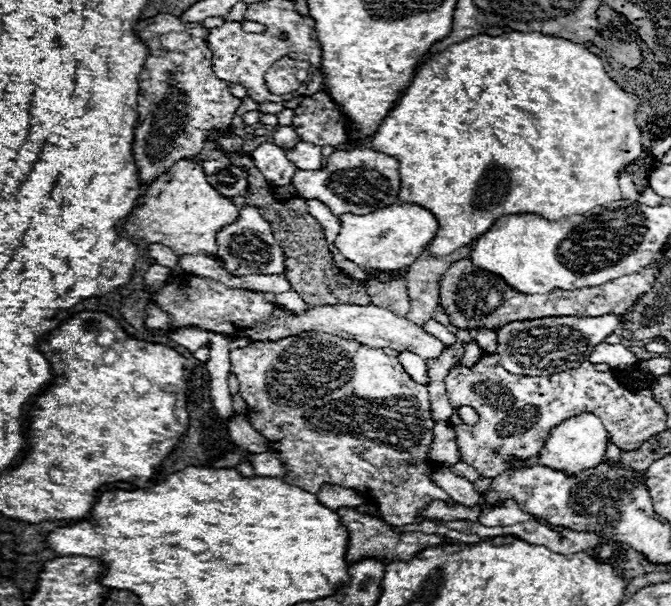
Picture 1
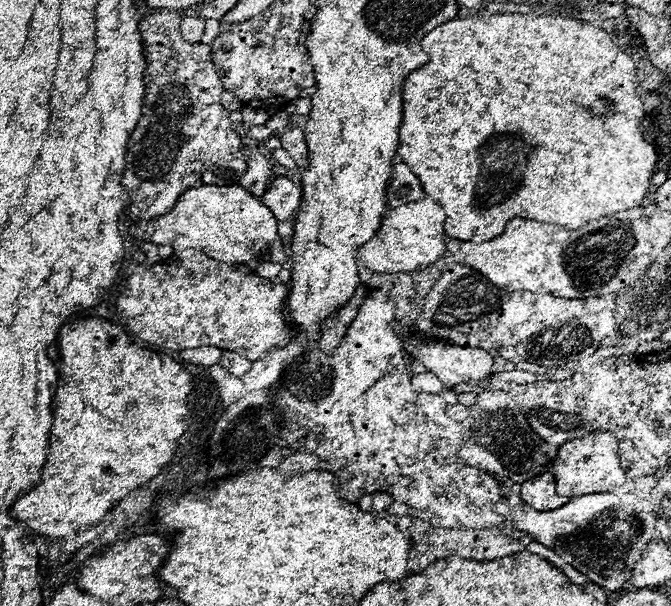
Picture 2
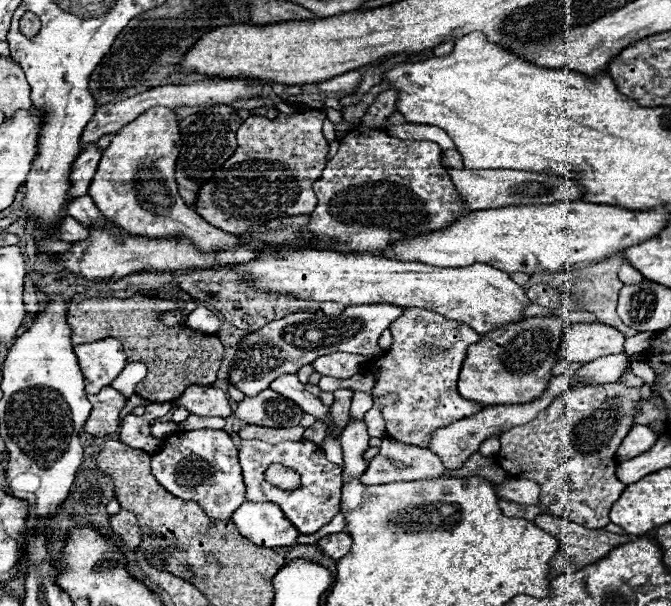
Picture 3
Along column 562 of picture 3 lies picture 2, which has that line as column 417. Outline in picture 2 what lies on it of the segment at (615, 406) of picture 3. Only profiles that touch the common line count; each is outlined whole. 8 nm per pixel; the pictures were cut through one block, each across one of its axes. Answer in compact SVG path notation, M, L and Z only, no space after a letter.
M368 298L362 302L340 348L330 358L324 354L322 358L314 358L314 346L288 344L284 348L272 348L264 358L252 362L250 372L242 376L242 384L246 390L270 386L276 382L276 362L292 364L284 374L282 390L276 394L276 404L286 422L284 438L296 452L316 452L326 458L324 470L336 476L346 502L358 504L364 496L388 492L396 502L408 504L412 516L436 526L484 530L502 524L504 516L496 514L496 504L504 498L502 482L492 472L470 468L460 460L458 452L464 444L464 428L448 414L448 404L442 396L416 394L404 360L404 338L392 328L392 320L392 302Z

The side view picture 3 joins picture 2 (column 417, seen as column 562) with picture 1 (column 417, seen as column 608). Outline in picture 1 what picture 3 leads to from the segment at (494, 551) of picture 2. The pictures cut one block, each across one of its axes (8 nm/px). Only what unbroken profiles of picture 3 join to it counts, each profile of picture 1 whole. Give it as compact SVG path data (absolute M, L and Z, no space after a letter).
M338 508L336 514L340 516L340 522L346 526L348 530L348 548L346 548L346 562L358 562L362 558L382 558L388 562L394 560L404 560L408 562L416 552L428 548L428 546L438 546L442 542L448 542L442 536L436 534L422 534L422 532L392 532L390 526L378 518L372 518L364 512L356 512L354 508Z

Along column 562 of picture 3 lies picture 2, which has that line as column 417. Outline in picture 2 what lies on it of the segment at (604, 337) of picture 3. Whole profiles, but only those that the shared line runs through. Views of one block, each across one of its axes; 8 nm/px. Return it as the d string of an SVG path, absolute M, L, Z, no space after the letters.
M412 330L406 332L404 352L416 356L428 368L428 372L436 374L448 386L454 386L454 384L460 384L460 382L466 382L466 384L476 382L476 380L482 380L482 378L496 372L496 368L494 368L496 360L488 350L484 350L484 348L460 348L460 346L450 346L450 344L442 344L442 342L418 340Z

